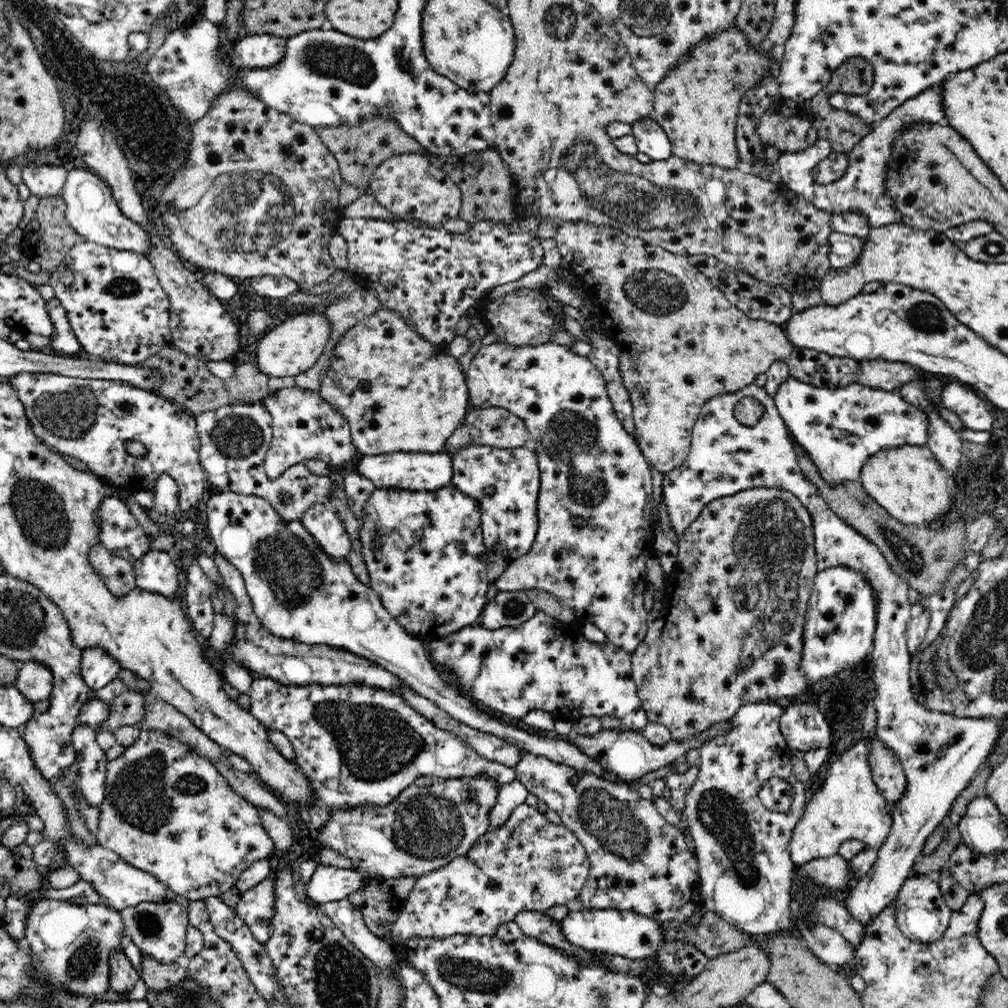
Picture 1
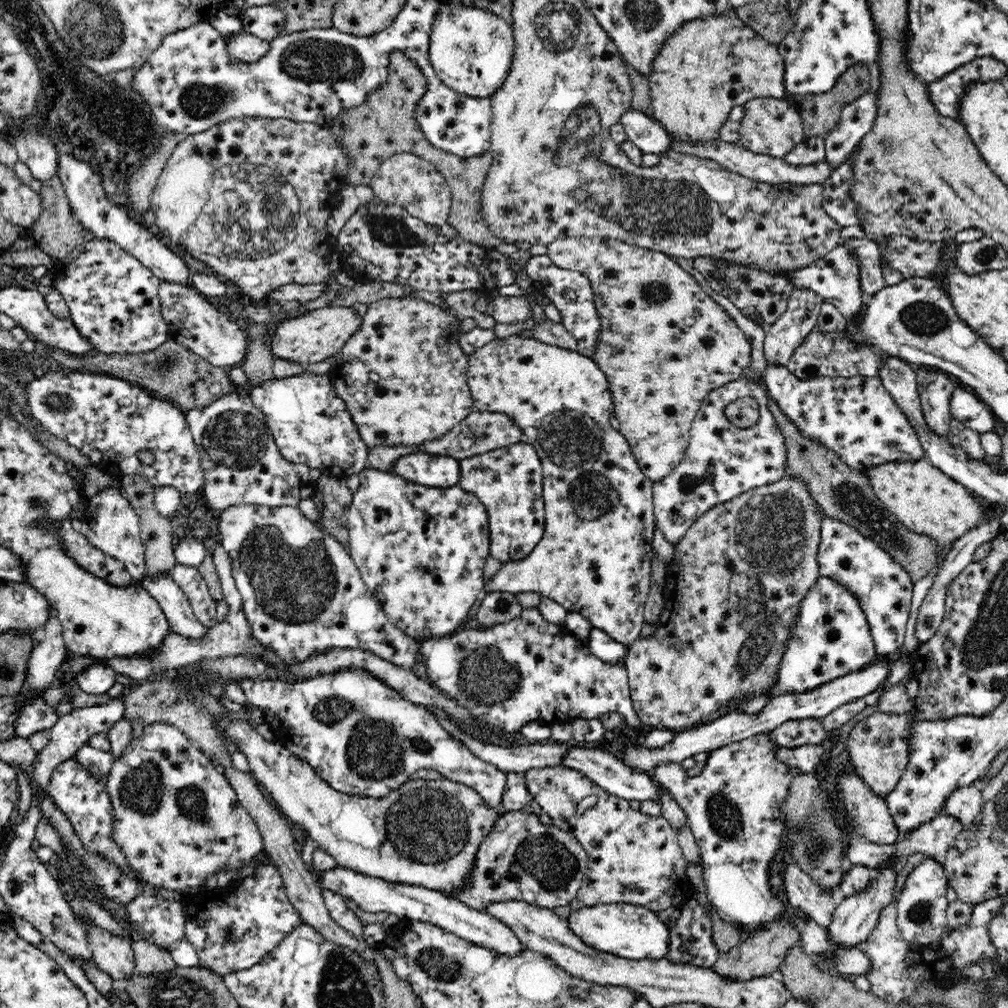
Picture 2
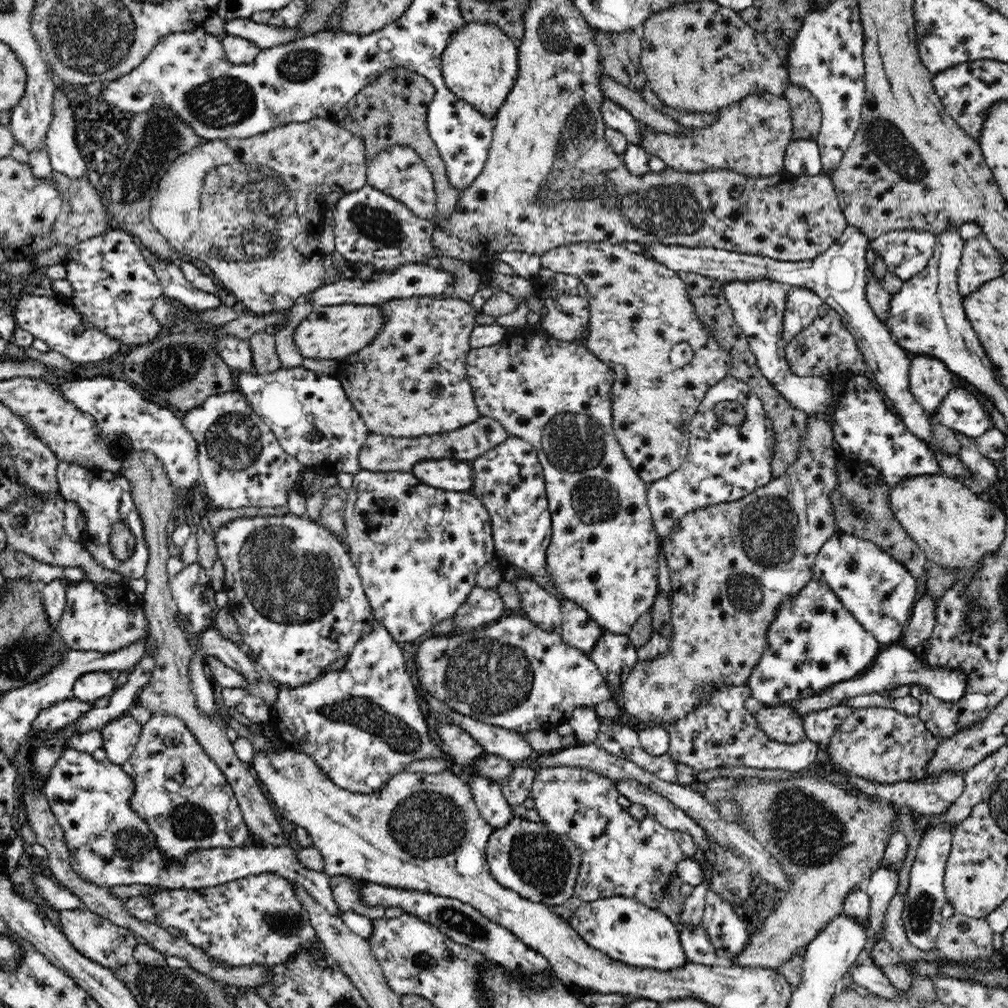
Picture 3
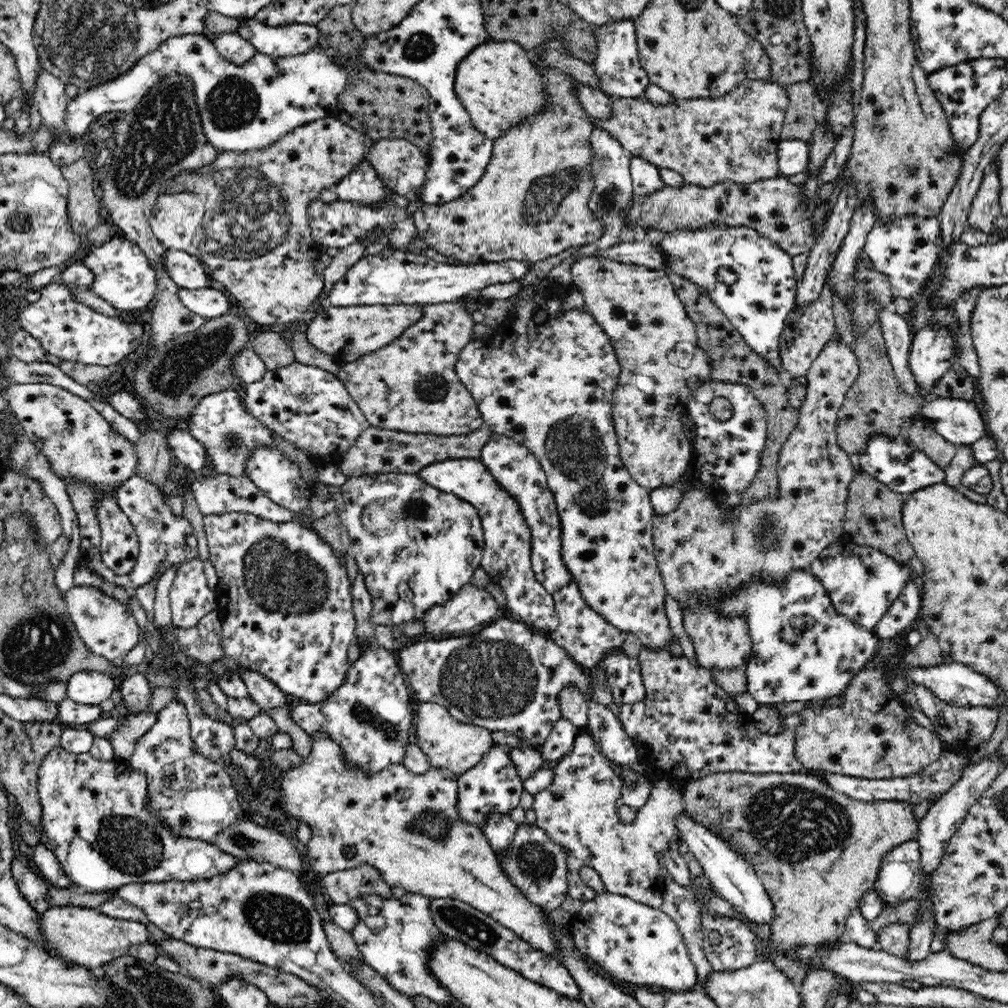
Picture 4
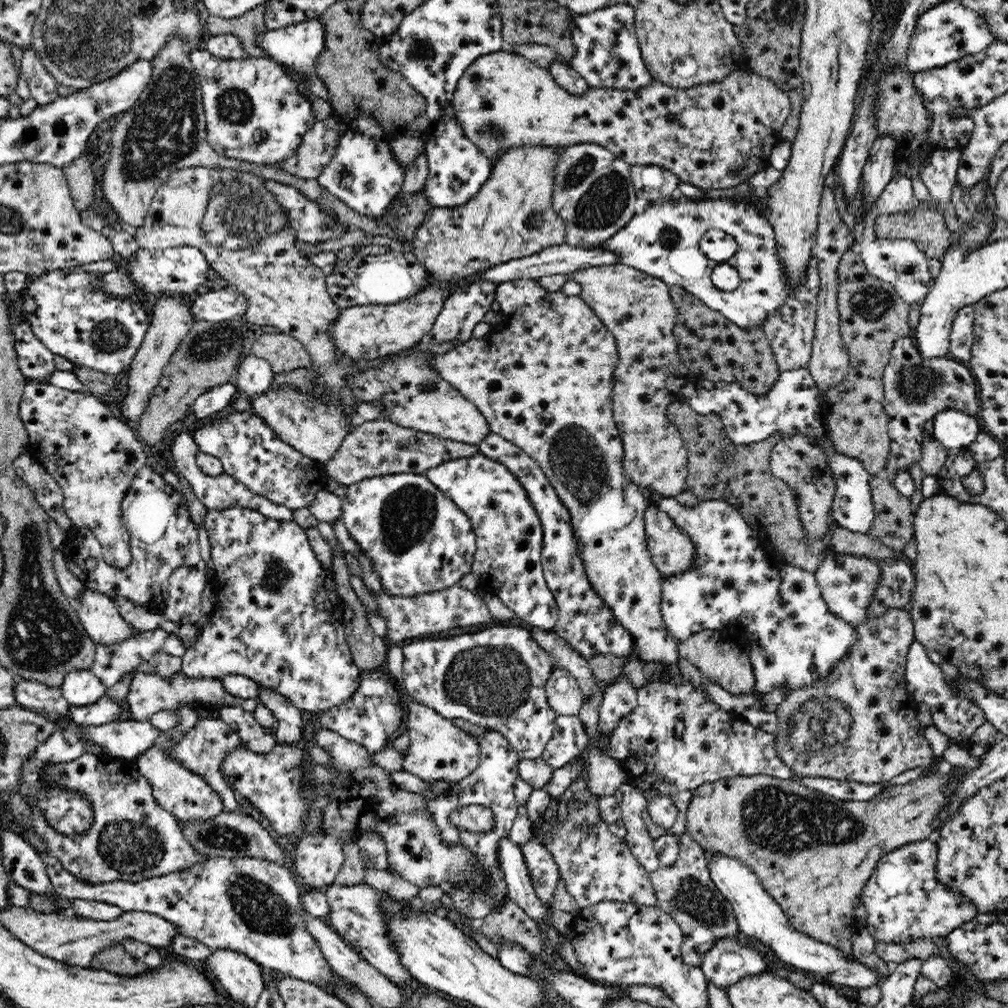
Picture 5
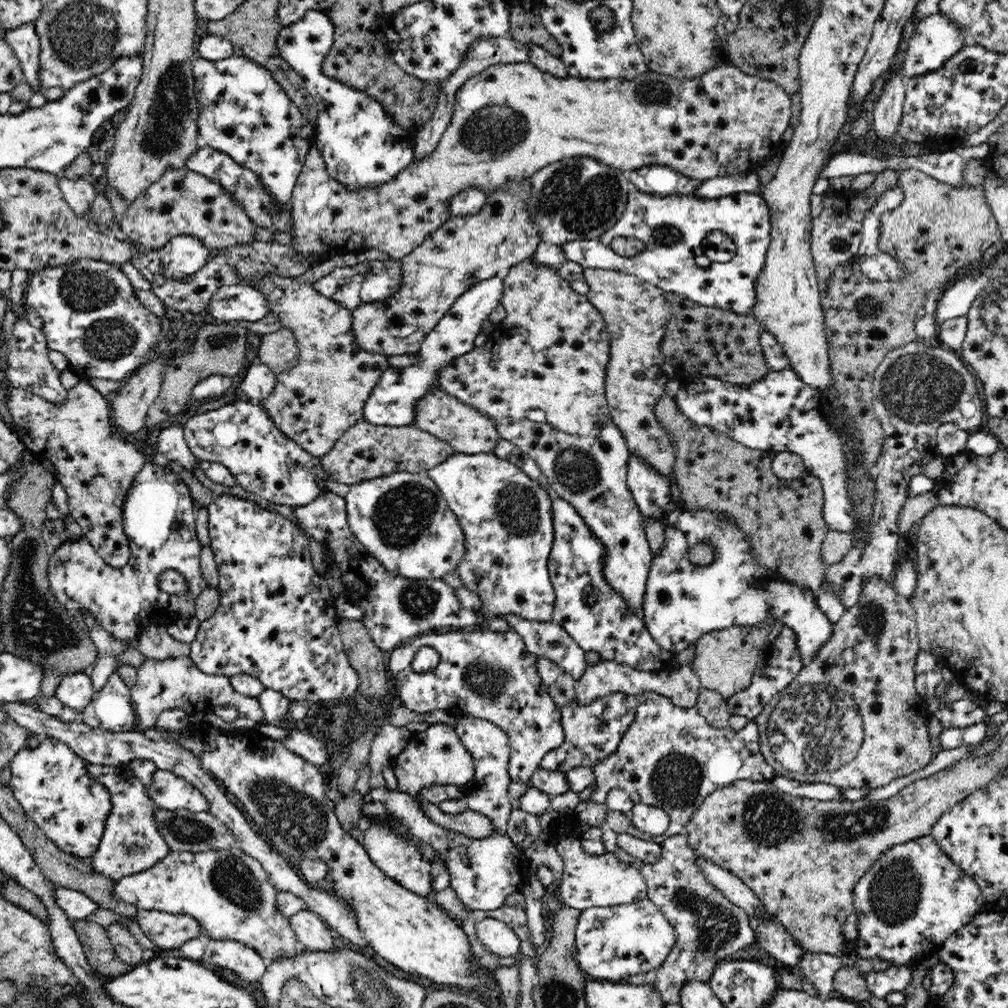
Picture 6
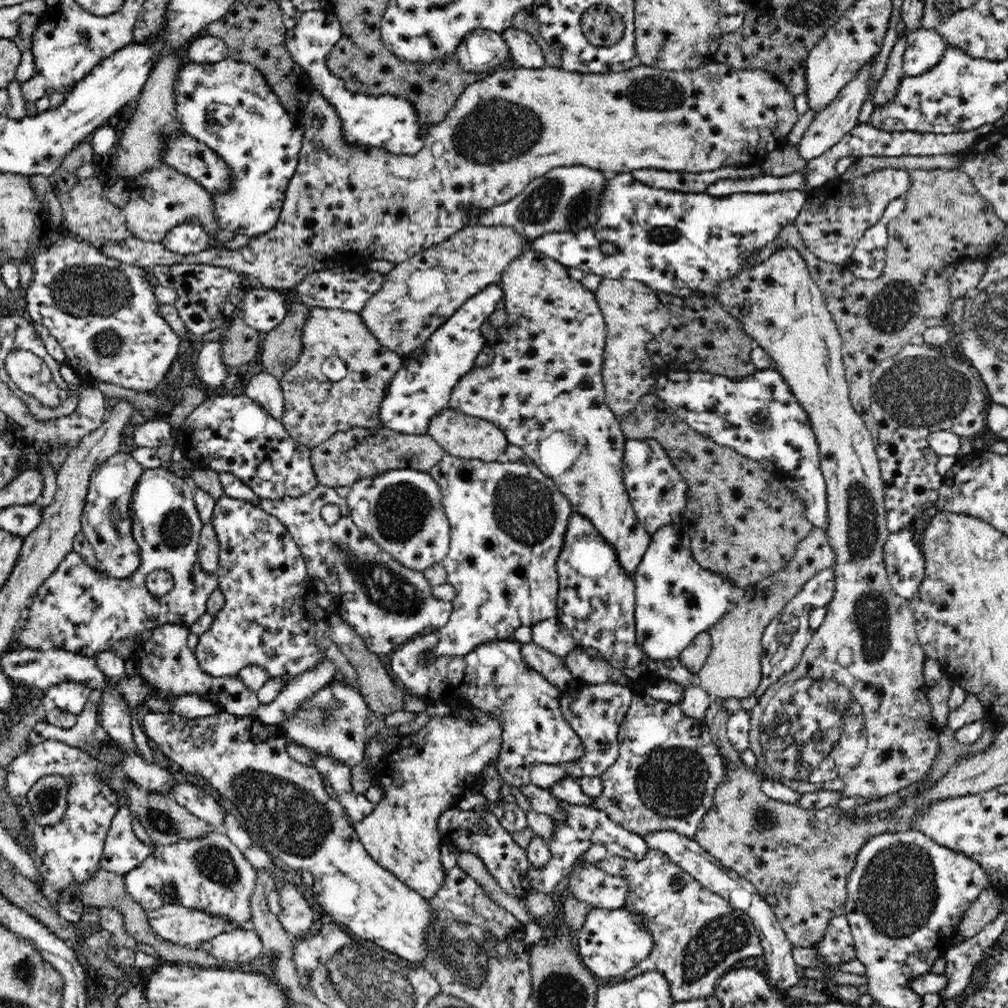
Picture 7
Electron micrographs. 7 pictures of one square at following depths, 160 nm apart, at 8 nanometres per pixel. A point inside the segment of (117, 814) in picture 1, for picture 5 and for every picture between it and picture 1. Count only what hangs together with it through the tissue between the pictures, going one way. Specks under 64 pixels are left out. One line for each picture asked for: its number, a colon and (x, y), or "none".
2: (178, 820)
3: (185, 799)
4: (195, 797)
5: (185, 794)

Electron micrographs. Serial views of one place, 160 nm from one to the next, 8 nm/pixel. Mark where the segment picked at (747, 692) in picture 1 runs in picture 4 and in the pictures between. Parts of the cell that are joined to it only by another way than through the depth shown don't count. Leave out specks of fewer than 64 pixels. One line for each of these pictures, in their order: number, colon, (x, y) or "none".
2: (733, 588)
3: (732, 566)
4: (703, 551)

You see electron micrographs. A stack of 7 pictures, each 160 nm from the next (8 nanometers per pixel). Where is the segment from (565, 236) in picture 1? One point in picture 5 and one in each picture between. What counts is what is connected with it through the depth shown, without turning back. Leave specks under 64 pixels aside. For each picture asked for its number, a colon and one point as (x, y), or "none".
2: (664, 344)
3: (639, 309)
4: (638, 308)
5: (637, 308)

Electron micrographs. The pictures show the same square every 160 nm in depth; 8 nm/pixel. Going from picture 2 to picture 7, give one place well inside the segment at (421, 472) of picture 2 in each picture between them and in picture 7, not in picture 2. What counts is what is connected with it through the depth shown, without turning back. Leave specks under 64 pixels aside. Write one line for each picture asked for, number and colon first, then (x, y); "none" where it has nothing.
3: (449, 474)
4: (506, 553)
5: (509, 538)
6: (506, 517)
7: (508, 520)

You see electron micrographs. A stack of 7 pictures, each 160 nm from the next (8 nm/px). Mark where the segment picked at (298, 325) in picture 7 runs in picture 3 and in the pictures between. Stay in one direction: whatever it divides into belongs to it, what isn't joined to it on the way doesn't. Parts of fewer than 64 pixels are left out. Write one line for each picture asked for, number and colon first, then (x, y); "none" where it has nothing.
3: (265, 359)
4: (271, 347)
5: (284, 353)
6: (279, 350)

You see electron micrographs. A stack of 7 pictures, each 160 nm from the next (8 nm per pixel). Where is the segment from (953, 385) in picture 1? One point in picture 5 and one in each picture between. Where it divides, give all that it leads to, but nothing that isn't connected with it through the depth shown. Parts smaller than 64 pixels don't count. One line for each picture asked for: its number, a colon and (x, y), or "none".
2: (965, 407)
3: (961, 411)
4: (959, 421)
5: (952, 428)

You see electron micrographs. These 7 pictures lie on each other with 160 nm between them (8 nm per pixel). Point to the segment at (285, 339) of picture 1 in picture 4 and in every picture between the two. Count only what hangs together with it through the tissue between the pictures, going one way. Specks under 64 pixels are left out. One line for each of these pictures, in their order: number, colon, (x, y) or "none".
2: (309, 338)
3: (331, 332)
4: (346, 333)

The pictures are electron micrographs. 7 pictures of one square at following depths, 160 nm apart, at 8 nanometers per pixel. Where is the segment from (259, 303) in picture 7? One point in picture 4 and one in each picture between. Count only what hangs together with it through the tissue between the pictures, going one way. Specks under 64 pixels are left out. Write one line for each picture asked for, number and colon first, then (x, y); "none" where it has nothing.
4: (212, 302)
5: (225, 304)
6: (232, 303)

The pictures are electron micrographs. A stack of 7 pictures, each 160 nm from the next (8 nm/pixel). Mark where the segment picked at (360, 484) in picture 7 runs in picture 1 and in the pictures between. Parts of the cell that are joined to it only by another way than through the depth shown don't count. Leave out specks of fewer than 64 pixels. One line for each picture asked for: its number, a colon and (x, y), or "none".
1: (424, 551)
2: (421, 550)
3: (417, 548)
4: (416, 546)
5: (418, 540)
6: (402, 519)

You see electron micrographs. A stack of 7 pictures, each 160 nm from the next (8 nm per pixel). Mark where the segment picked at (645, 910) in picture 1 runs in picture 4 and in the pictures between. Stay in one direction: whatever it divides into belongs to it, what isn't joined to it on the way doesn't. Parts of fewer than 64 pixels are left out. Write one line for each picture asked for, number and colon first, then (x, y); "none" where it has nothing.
2: (636, 858)
3: (621, 856)
4: (578, 811)

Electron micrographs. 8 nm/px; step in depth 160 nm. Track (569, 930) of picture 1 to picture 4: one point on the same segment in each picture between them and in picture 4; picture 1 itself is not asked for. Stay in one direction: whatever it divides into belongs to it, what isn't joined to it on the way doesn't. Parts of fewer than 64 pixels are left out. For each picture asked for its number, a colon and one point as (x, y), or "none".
2: (622, 929)
3: (626, 930)
4: (636, 943)

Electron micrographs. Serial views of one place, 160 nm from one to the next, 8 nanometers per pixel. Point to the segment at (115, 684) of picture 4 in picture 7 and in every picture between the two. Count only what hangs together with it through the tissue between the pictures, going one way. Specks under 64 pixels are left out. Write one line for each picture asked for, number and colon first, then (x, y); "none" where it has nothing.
5: (81, 687)
6: (75, 691)
7: (70, 696)

